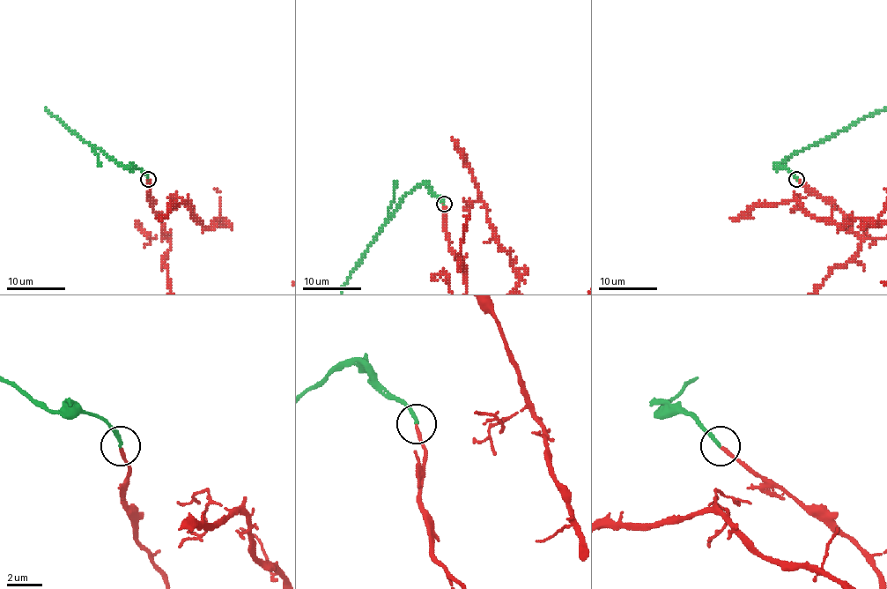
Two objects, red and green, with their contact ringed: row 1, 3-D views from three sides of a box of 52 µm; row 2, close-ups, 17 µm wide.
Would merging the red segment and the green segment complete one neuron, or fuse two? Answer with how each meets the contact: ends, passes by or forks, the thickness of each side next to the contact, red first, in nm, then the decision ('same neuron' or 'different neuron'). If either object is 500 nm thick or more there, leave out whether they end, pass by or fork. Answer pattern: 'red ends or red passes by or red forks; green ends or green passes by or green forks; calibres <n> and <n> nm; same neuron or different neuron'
red ends; green ends; calibres 190 and 200 nm; same neuron

